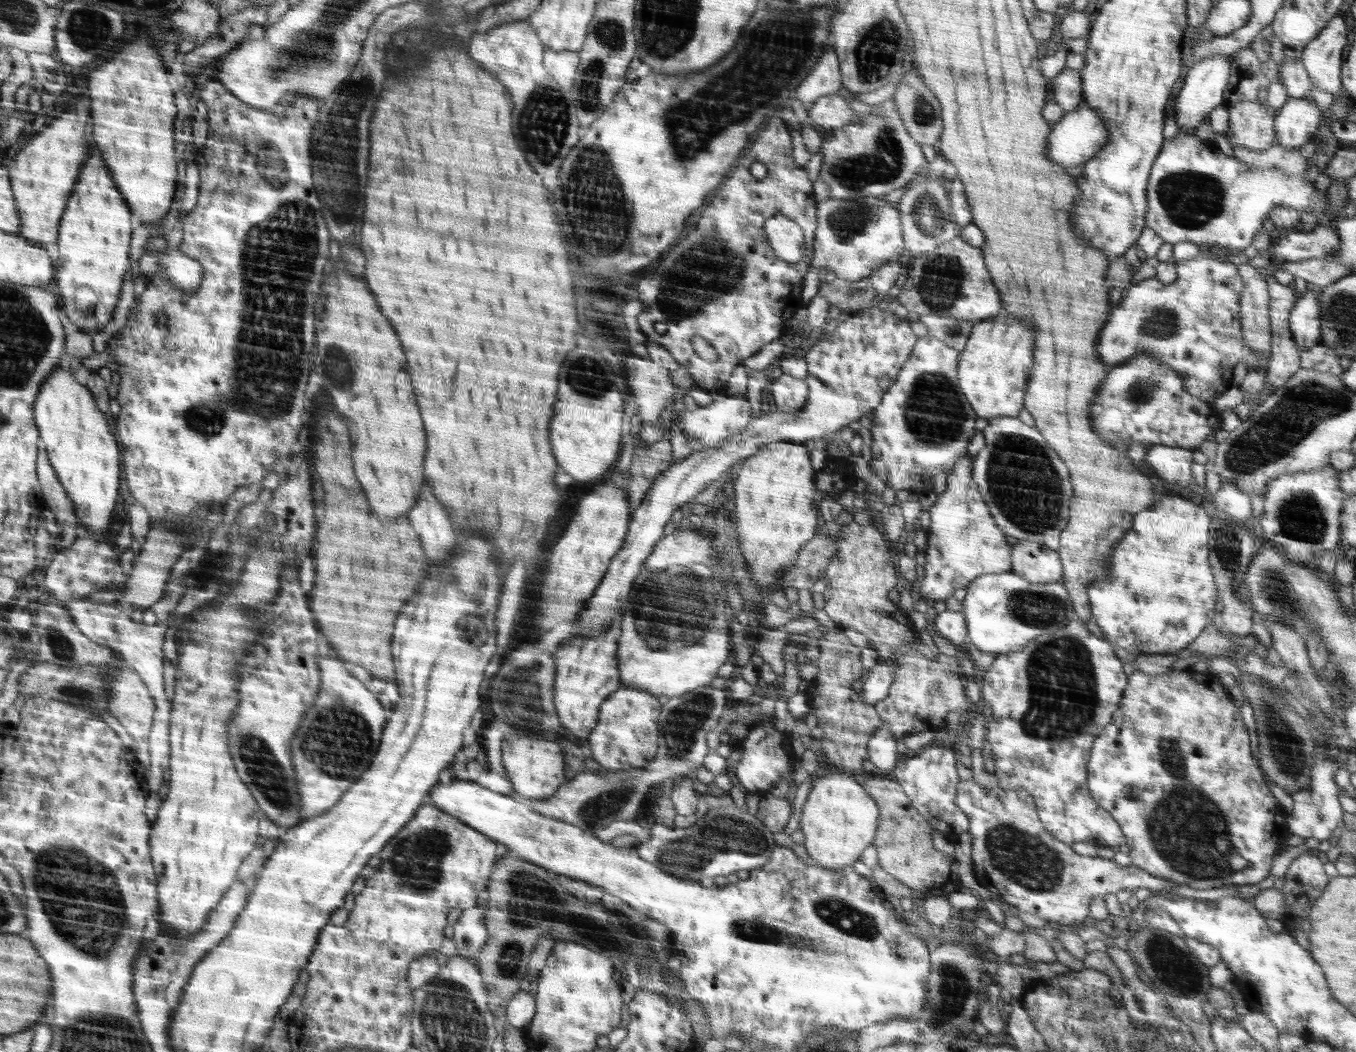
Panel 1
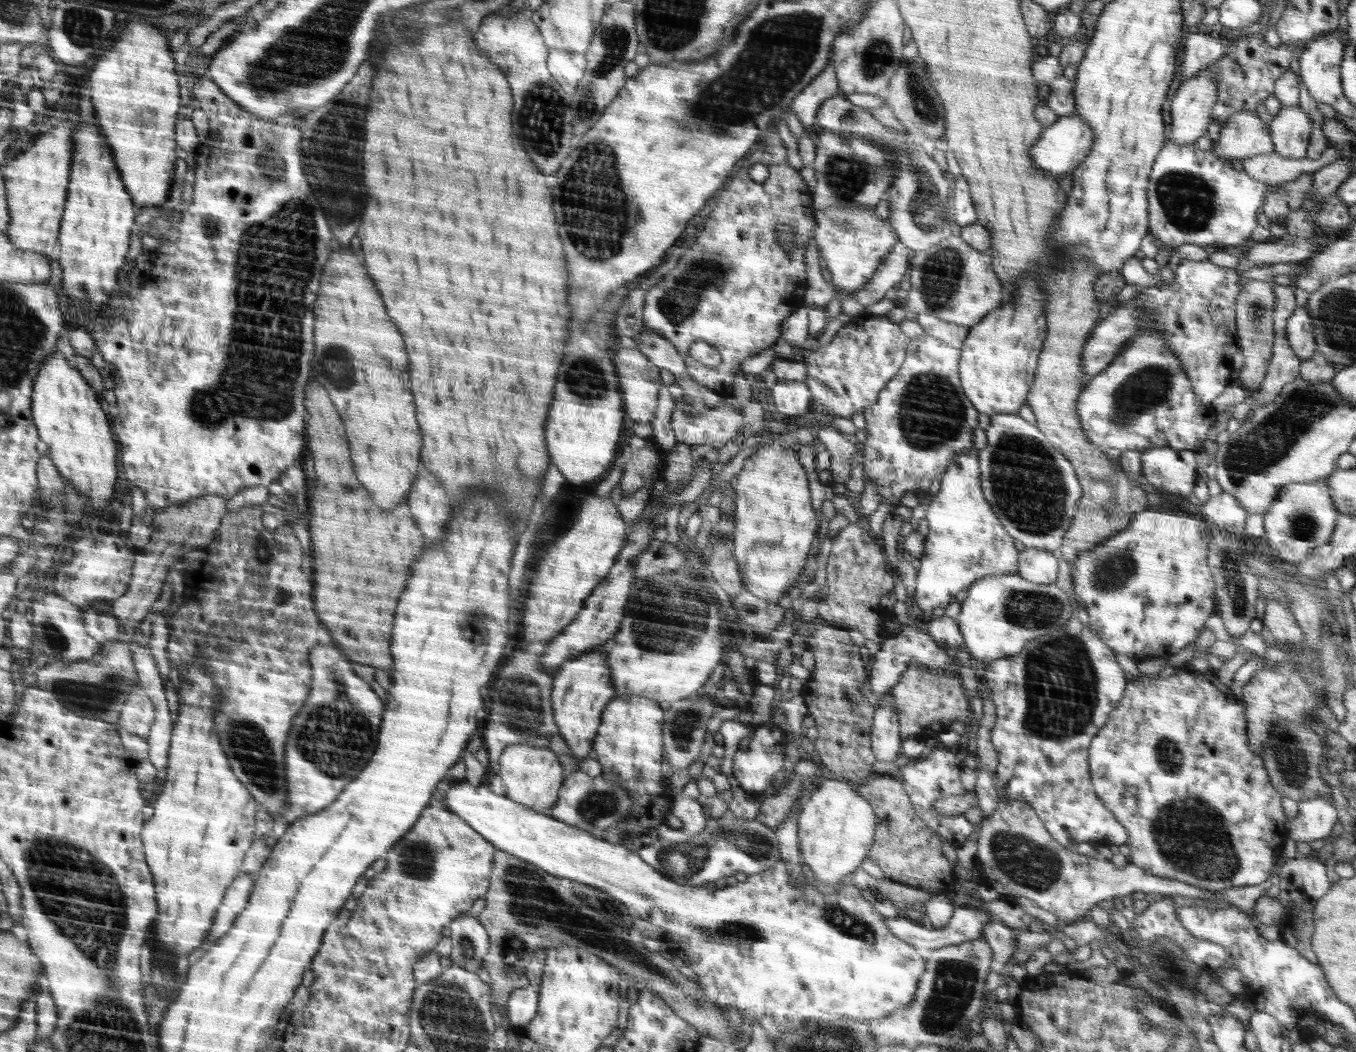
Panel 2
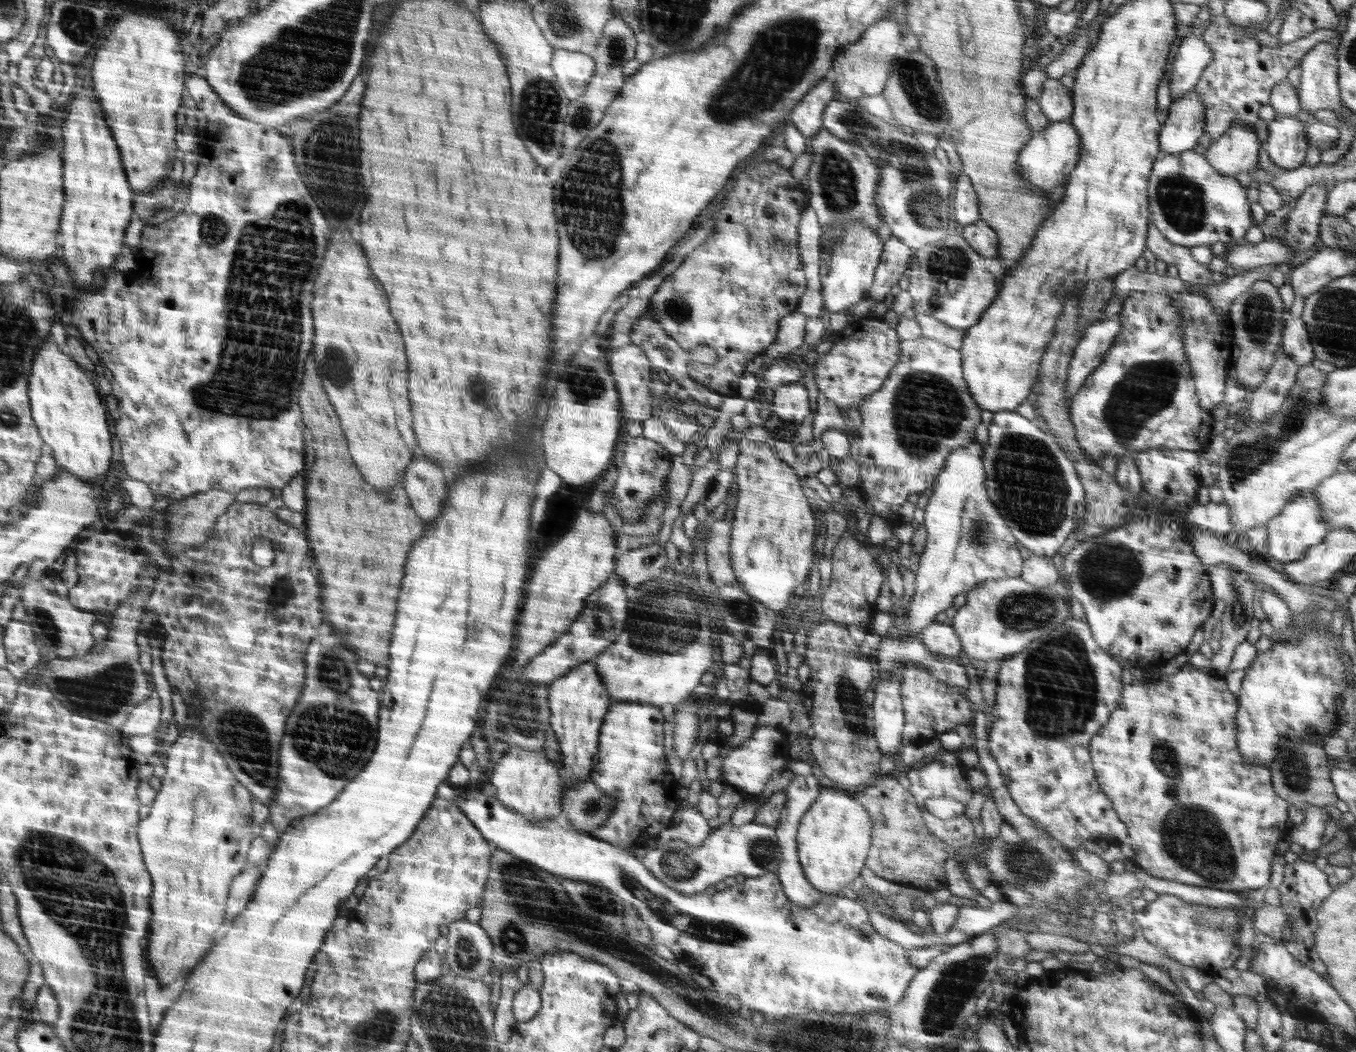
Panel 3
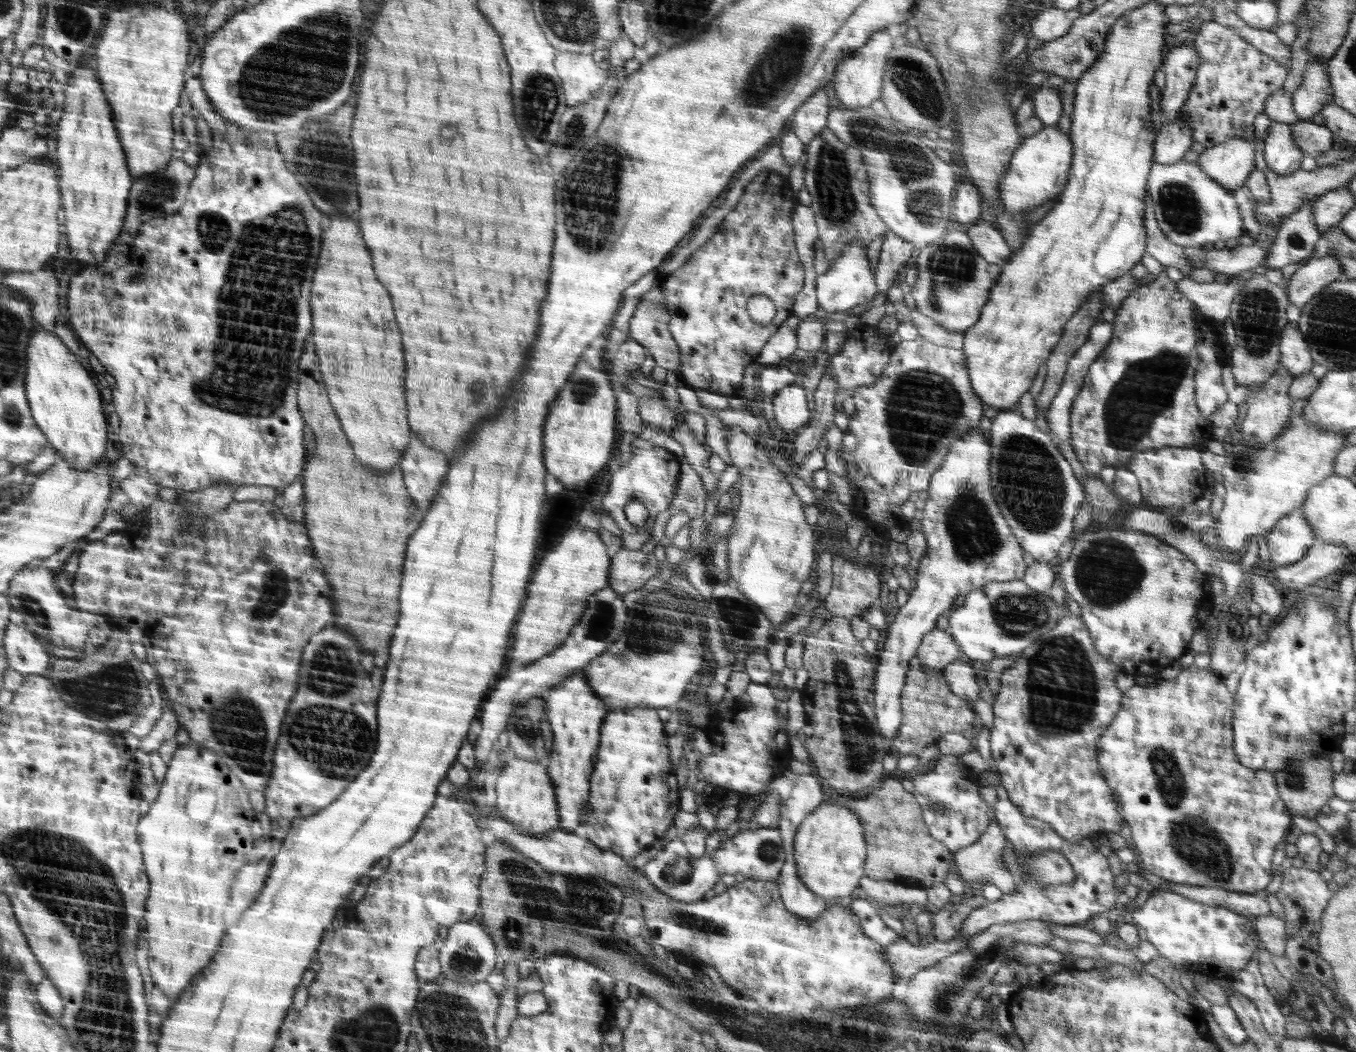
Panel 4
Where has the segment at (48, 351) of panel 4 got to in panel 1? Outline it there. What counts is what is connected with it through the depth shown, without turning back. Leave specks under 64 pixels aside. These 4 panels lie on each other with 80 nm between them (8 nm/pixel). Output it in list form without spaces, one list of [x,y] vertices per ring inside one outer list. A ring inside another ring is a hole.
[[[60,366],[42,387],[35,414],[41,438],[73,502],[75,515],[94,536],[106,536],[104,532],[112,522],[112,510],[118,498],[120,450],[94,394]]]

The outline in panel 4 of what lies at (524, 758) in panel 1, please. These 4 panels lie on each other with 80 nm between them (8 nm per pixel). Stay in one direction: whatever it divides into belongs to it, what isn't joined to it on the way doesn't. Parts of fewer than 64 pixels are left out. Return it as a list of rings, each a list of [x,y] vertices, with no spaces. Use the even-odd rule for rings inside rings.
[[[510,754],[497,778],[495,790],[498,796],[496,811],[502,812],[514,827],[522,828],[526,835],[548,835],[559,828],[558,803],[556,803],[554,785],[547,775],[546,763],[528,762],[526,759]]]

